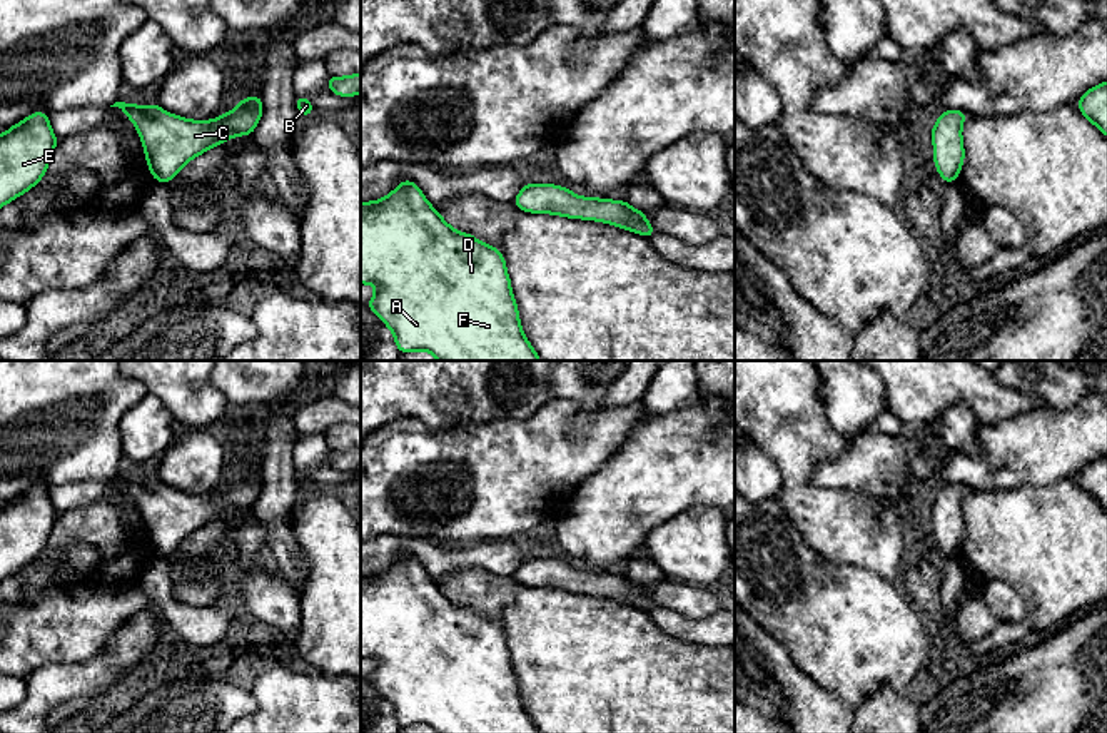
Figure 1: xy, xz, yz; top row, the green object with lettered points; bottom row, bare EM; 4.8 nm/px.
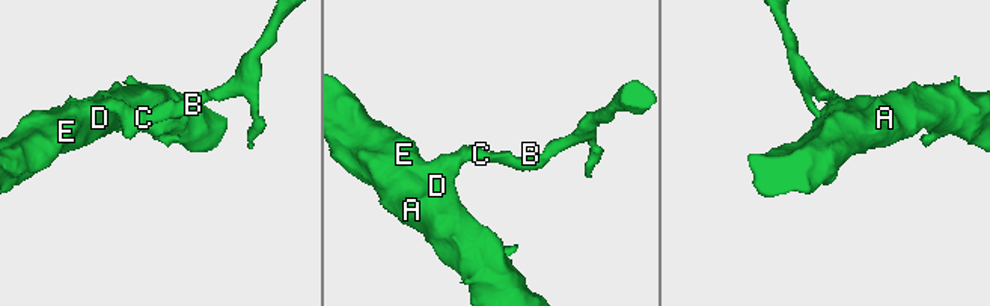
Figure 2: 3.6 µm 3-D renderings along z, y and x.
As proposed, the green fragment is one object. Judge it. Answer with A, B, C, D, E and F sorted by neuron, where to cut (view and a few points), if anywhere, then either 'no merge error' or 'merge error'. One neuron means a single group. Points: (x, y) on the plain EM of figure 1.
A B C D E F; no cut; no merge error

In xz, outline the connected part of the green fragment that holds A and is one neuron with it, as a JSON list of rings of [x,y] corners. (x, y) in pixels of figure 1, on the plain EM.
[[[402,554],[379,574],[361,576],[361,658],[377,661],[366,680],[391,703],[401,728],[426,725],[437,733],[539,733],[523,706],[503,626],[452,603],[412,554]]]

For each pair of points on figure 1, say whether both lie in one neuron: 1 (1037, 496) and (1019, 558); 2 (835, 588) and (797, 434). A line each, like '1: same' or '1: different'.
1: same
2: different

